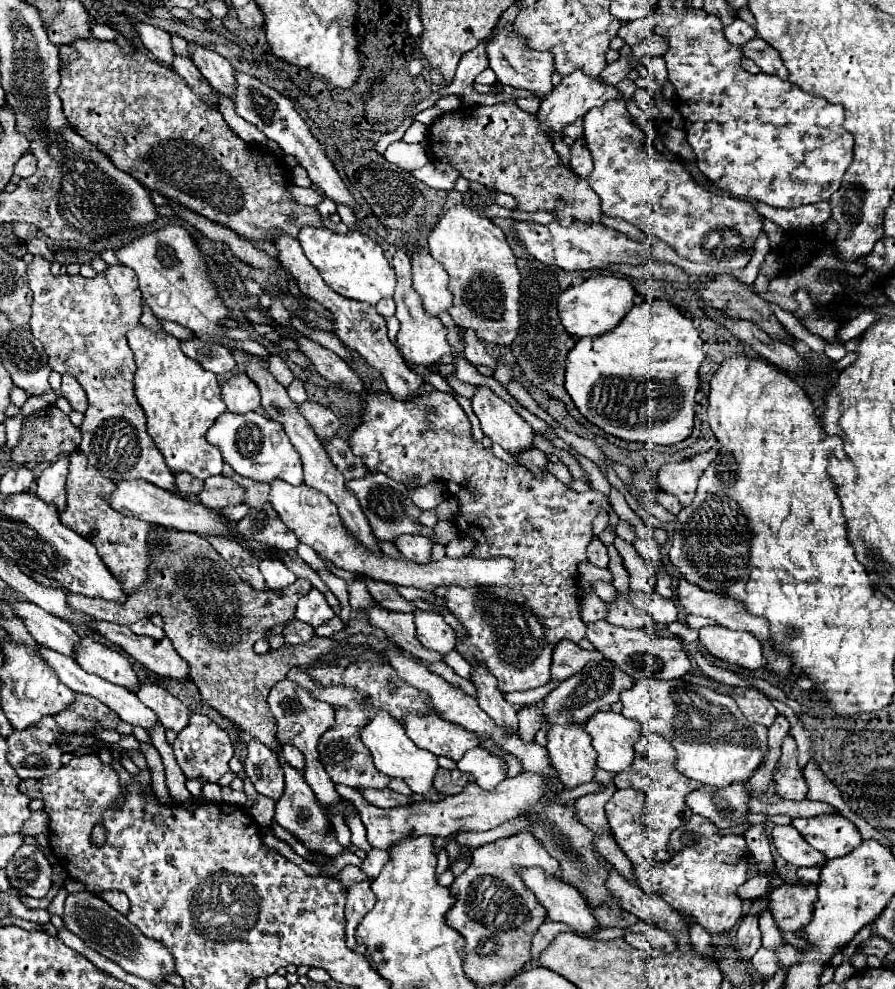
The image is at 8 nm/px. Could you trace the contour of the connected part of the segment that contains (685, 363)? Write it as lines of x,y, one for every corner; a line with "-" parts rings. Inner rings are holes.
652,300
634,306
622,322
608,334
586,336
568,352
566,390
578,410
604,432
622,440
650,444
678,444
692,434
696,392
700,386
700,366
704,362
702,338
692,320
682,316
668,300

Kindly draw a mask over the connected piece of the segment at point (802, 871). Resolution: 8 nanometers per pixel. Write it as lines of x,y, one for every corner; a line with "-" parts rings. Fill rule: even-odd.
801,867
797,871
797,876
801,880
807,880
808,882
818,882
820,880
821,868
814,867

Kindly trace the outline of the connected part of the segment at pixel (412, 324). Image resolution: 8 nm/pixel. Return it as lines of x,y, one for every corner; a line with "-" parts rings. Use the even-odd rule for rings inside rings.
398,248
392,256
392,266
396,270
396,292
394,292
394,302
396,302
396,318
400,320
400,332
396,336
396,344
404,356
404,360
410,366
436,366
440,362
440,358
444,354
453,354
450,344
446,342
446,328
438,318
430,318
424,314
422,308
422,300
420,296
414,292
412,288
412,278
410,278
410,270
412,270
412,258
410,252
406,252
406,248

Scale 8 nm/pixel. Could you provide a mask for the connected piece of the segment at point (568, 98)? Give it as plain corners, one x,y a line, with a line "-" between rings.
574,70
572,74
564,76
562,82
546,96
542,98
540,110
536,112
536,118
540,122
540,128
546,132
546,136
550,136
550,130
554,130
556,134
562,134
562,128
570,122
574,122
576,118
582,118
590,108
594,106
602,106
606,100
624,98
620,94
620,90
612,84
604,84
598,76
590,78
584,70

